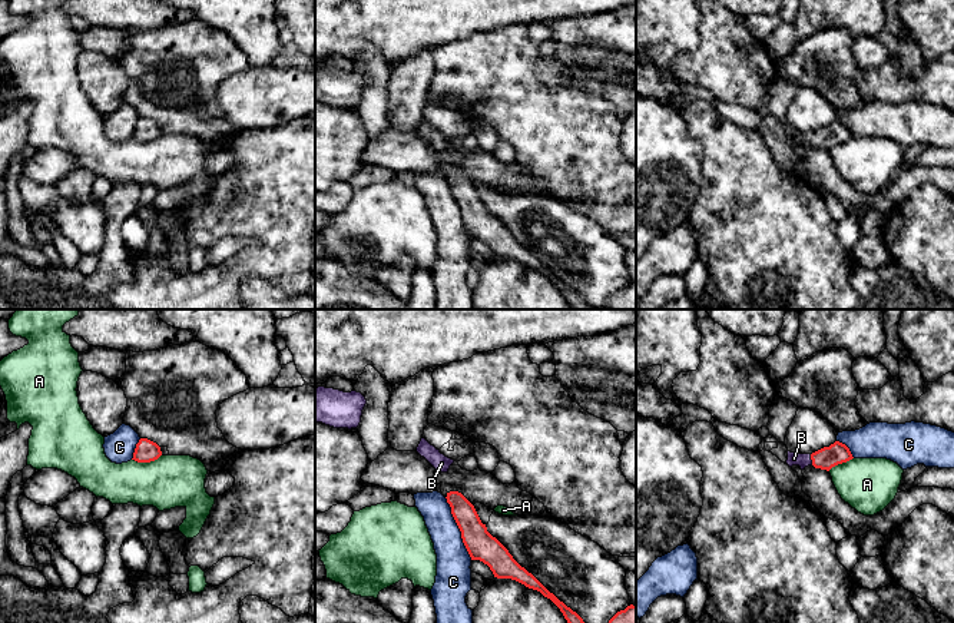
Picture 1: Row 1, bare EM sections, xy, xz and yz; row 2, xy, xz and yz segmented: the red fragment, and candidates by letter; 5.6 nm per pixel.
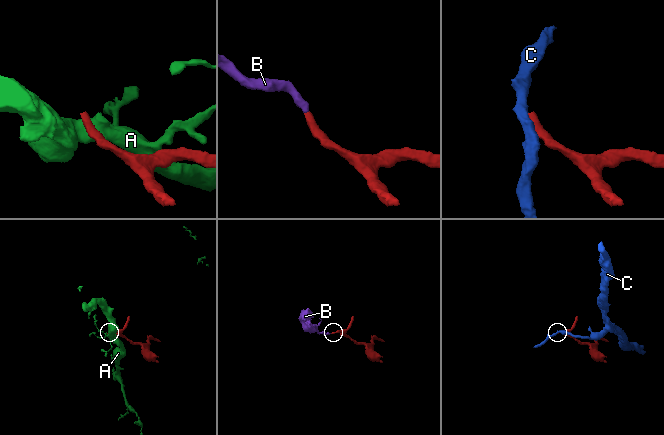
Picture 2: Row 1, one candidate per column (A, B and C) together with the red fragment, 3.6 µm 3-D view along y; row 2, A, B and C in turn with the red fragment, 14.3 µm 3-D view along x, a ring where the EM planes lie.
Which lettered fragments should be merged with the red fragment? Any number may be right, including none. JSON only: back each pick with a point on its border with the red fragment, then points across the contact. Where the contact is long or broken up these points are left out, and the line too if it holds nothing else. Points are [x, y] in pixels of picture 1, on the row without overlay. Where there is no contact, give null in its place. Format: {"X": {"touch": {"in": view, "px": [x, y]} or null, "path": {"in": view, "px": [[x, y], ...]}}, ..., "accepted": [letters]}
{"B": {"touch": {"in": "yz", "px": [811, 138]}, "path": {"in": "yz", "px": [[825, 138], [811, 138], [794, 138]]}}, "accepted": ["B"]}

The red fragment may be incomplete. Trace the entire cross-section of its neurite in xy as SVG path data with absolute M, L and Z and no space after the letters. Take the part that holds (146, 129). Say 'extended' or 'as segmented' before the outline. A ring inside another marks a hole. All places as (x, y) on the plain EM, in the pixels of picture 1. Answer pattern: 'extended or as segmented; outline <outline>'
as segmented; outline M140 117L139 122L136 123L133 137L138 142L150 142L158 139L162 135L160 126L148 119L148 117Z

